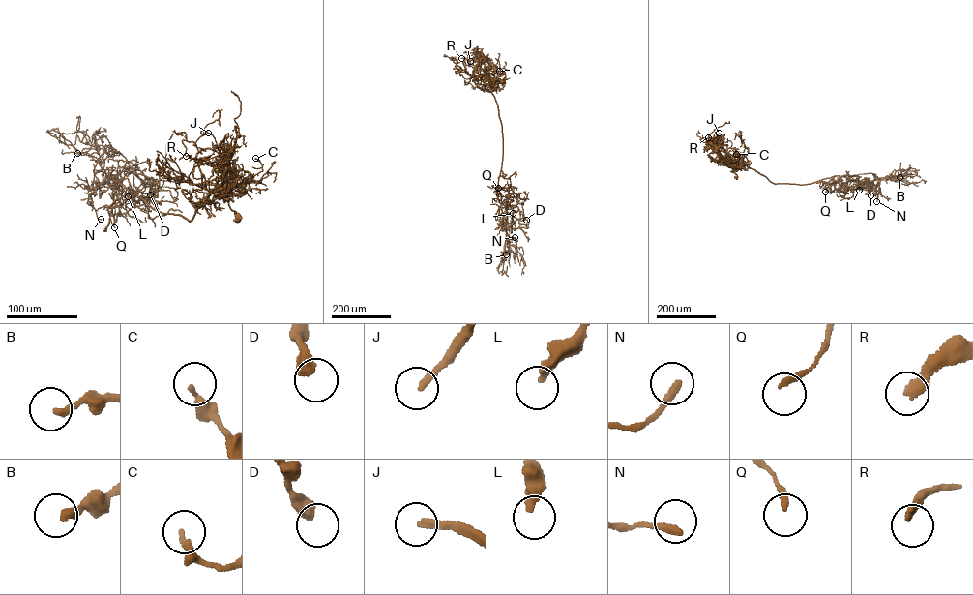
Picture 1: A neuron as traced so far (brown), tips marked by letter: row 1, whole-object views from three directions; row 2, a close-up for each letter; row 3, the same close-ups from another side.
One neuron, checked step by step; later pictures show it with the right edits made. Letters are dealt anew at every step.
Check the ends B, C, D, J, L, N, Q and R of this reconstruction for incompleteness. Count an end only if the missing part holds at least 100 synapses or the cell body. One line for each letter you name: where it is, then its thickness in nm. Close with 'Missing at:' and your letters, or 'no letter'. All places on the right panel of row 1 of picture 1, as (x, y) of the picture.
R: place (708, 137); calibre 320 nm
Missing at: R

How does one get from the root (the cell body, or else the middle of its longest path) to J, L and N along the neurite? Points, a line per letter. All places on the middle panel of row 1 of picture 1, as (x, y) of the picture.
J: (502, 81), (495, 81), (489, 75), (480, 55), (470, 61)
L: (502, 81), (495, 80), (491, 91), (503, 143), (496, 195), (512, 227), (513, 213)
N: (502, 81), (495, 80), (491, 91), (503, 143), (496, 195), (506, 228), (503, 230), (508, 239), (515, 237)

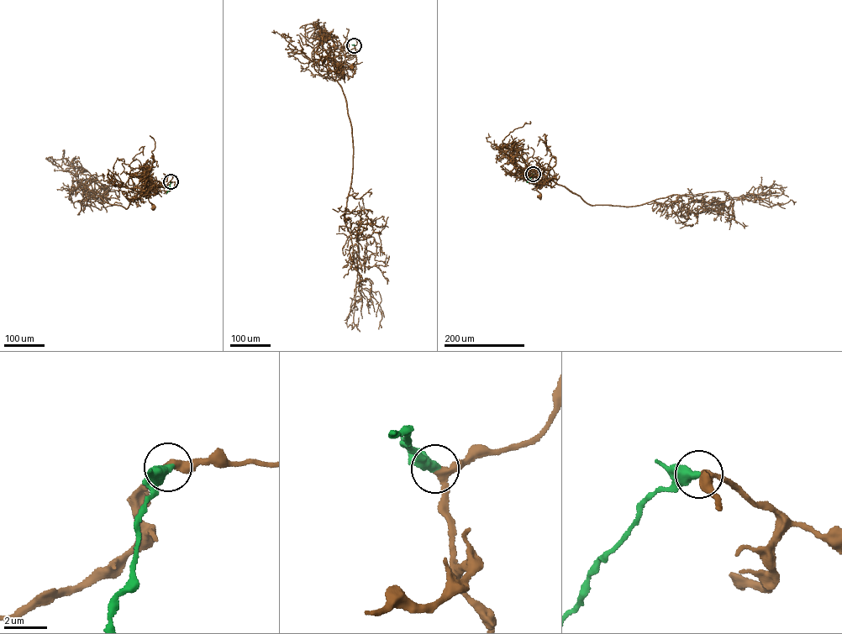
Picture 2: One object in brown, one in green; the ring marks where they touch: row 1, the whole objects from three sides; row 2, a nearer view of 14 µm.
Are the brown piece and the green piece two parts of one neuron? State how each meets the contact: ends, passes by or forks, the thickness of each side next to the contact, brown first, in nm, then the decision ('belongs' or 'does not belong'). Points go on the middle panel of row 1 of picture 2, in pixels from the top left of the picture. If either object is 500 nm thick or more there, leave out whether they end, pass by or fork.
brown passes by; green ends there; 320 nm thick on the brown side, 480 nm on the other; belongs

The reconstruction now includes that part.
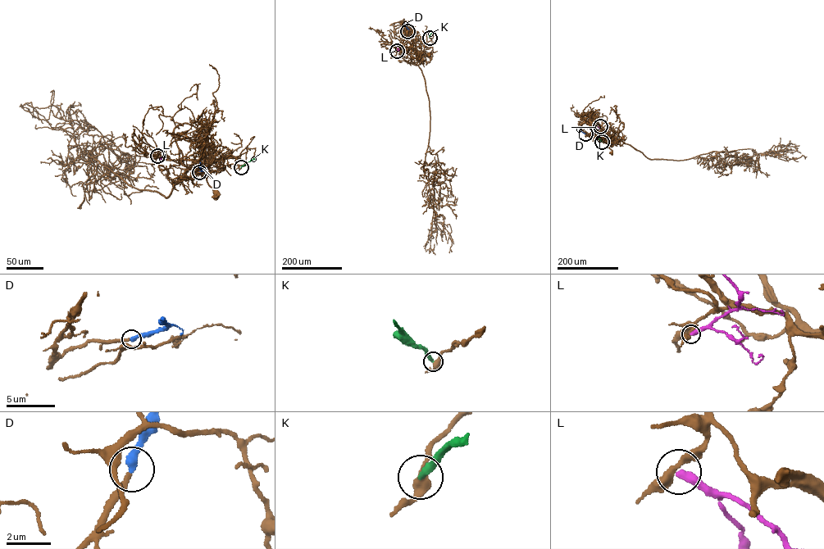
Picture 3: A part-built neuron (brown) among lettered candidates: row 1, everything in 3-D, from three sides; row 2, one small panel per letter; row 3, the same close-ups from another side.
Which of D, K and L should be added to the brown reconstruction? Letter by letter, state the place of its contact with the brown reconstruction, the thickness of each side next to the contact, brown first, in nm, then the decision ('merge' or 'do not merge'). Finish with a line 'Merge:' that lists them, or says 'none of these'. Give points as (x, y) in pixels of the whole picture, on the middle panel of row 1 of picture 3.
D: (407, 31) | 160/360 nm | merge
K: (430, 38) | 400/280 nm | do not merge
L: (397, 51) | 360/360 nm | do not merge
Merge: D

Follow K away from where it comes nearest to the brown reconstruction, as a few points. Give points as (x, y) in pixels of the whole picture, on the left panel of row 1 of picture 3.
K: (241, 167), (254, 158)

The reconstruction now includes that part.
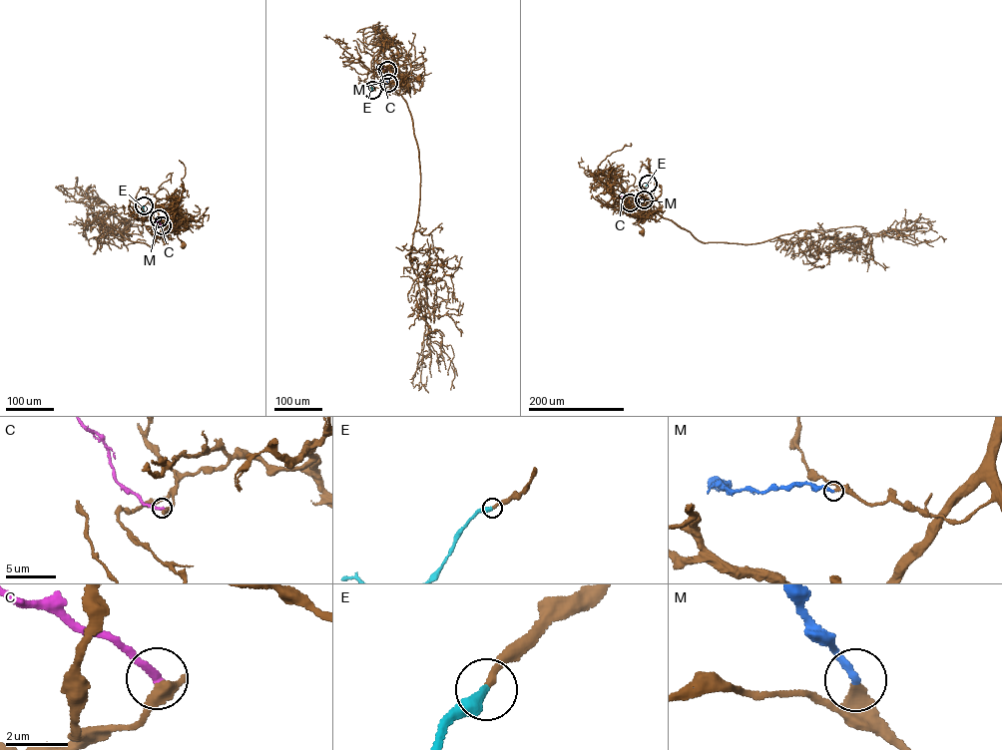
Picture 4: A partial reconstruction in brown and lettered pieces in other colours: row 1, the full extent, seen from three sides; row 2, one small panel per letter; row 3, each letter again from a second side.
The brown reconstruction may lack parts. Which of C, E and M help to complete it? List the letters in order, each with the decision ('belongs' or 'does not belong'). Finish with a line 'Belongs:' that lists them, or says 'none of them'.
C: does not belong
E: belongs
M: belongs
Belongs: E, M

